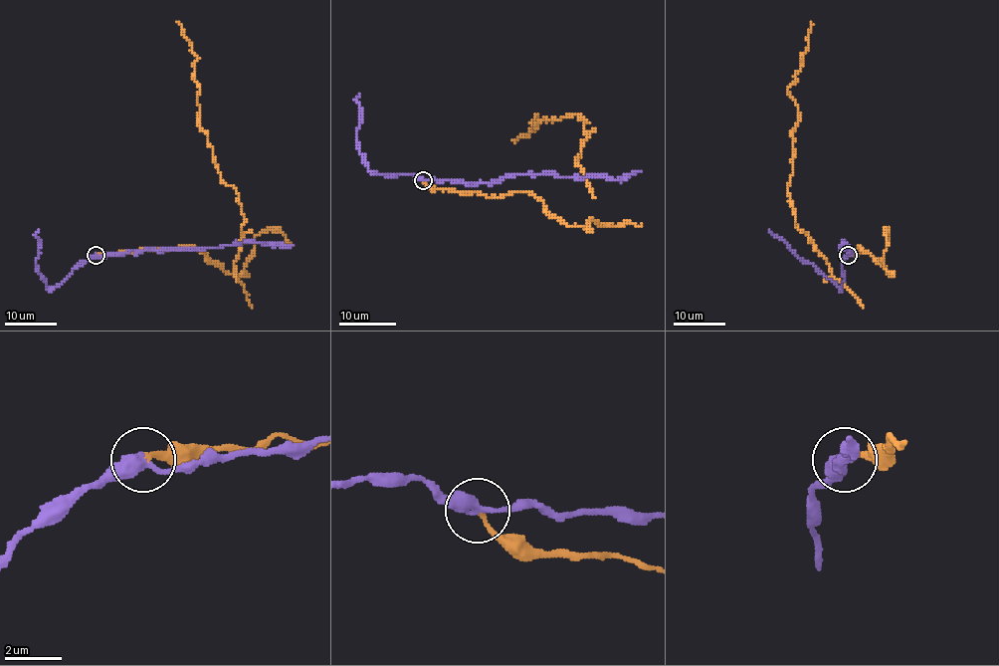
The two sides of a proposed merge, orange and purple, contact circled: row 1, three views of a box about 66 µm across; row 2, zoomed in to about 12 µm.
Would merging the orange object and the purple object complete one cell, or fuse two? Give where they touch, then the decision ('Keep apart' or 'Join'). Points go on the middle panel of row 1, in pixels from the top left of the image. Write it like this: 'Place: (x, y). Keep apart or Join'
Place: (423, 180). Keep apart

